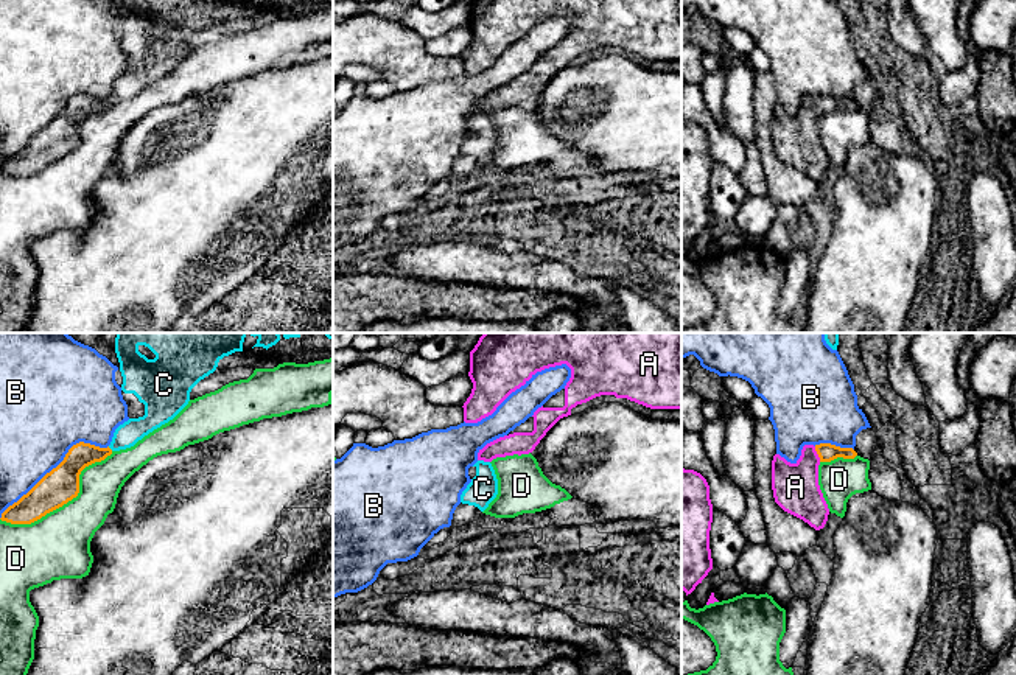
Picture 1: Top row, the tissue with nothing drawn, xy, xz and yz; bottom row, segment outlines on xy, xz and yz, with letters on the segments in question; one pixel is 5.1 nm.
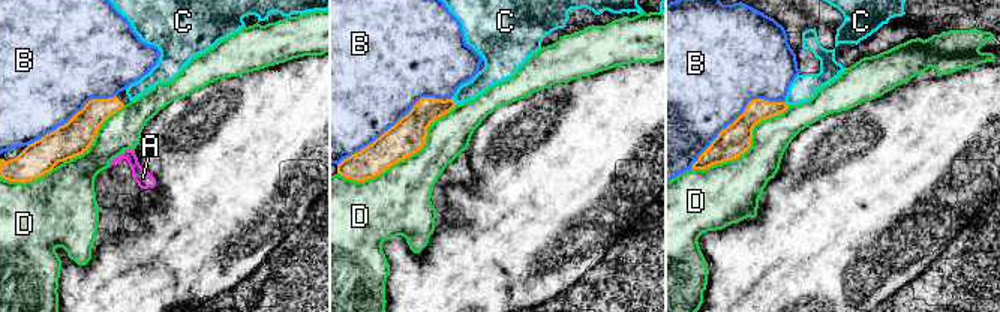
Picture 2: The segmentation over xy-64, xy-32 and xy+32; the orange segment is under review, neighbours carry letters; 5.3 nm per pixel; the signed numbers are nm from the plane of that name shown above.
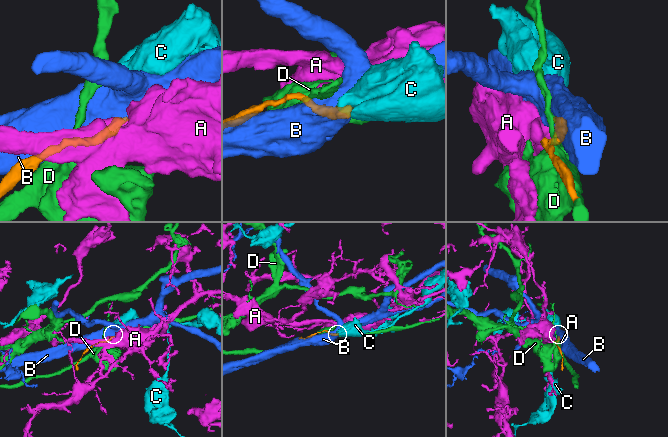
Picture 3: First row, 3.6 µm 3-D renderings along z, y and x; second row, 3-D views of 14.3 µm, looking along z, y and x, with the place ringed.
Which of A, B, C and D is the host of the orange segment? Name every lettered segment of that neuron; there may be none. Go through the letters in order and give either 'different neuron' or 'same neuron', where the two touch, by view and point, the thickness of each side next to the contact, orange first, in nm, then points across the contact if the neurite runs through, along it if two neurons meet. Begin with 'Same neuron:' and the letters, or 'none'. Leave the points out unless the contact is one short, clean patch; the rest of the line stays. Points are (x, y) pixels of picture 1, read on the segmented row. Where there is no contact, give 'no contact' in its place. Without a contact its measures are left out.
Same neuron: C
A: different neuron; contact yz (817, 453); calibres 90 and 240 nm; border yz (814, 447), (820, 461)
B: different neuron; contact xy (53, 468); calibres 180 and 400 nm
C: same neuron; contact xy (109, 448); calibres 130 and 120 nm; way xy (81, 454), (100, 454), (109, 448), (129, 433)
D: different neuron; contact xy (66, 503); calibres 180 and 340 nm

